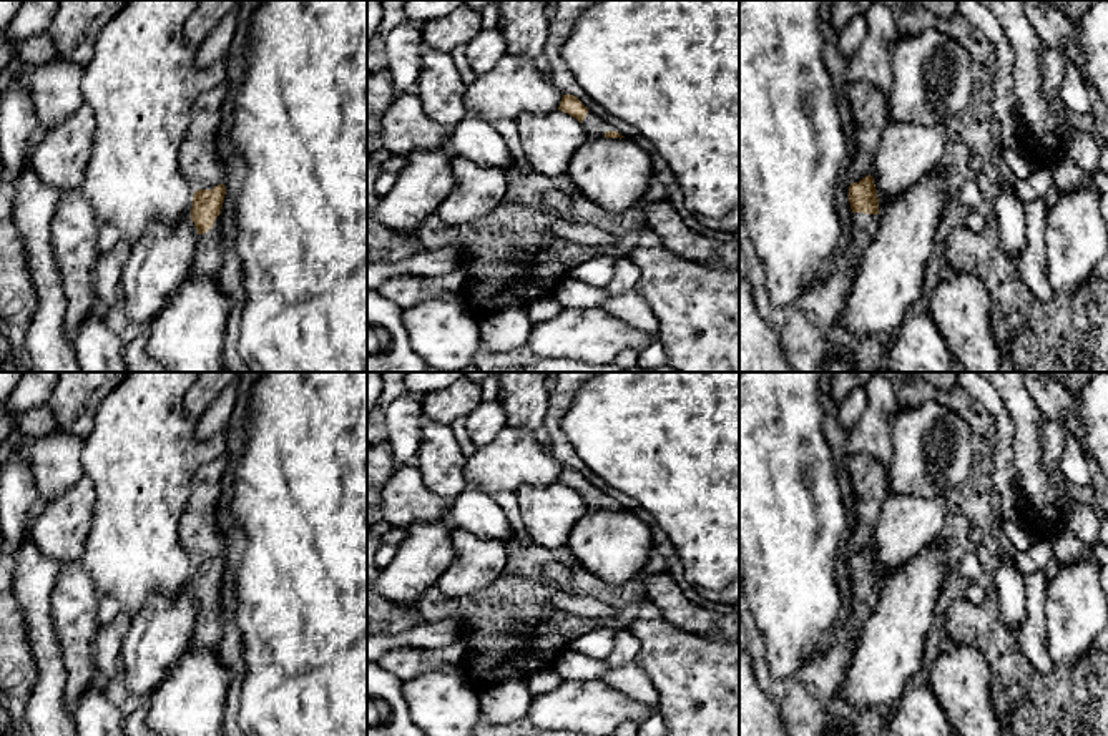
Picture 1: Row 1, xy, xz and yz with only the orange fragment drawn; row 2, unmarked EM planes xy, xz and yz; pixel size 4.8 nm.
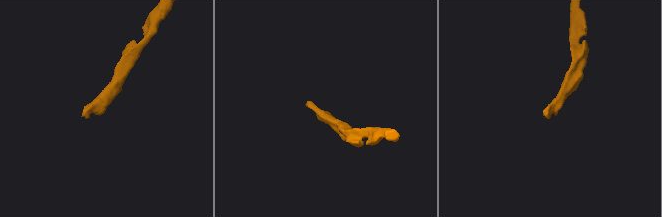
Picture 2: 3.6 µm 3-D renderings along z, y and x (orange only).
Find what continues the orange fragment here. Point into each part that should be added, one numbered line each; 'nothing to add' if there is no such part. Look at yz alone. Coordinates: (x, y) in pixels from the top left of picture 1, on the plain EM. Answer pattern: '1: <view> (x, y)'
1: yz (864, 598)

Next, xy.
1: xy (206, 633)

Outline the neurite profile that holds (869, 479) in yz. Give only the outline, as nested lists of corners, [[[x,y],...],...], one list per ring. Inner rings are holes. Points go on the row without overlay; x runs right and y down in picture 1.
[[[867,454],[847,457],[852,492],[856,498],[856,525],[844,542],[847,555],[859,555],[870,545],[870,537],[889,495],[889,470]]]

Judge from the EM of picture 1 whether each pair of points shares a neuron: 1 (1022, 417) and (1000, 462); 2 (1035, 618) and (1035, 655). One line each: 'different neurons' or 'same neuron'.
1: different neurons
2: same neuron

